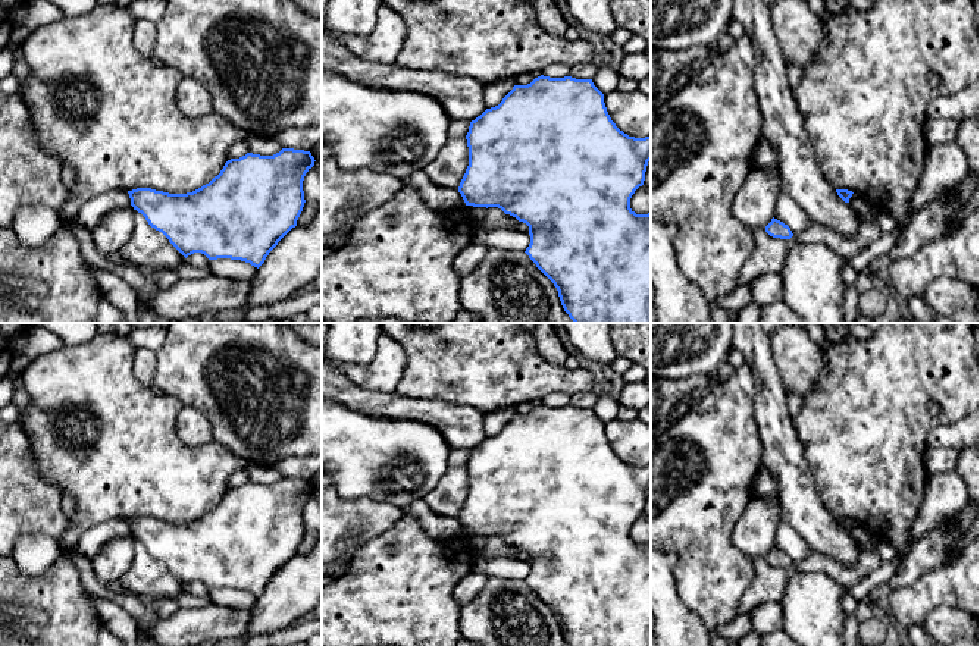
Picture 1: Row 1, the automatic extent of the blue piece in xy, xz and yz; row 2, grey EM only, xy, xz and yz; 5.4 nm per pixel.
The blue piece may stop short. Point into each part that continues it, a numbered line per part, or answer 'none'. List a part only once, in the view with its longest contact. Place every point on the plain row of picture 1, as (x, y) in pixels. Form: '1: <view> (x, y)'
none

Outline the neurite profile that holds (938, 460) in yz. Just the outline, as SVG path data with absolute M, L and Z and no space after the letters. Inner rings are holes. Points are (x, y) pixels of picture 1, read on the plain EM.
M927 448L924 464L929 476L951 473L958 467L959 449L954 448Z

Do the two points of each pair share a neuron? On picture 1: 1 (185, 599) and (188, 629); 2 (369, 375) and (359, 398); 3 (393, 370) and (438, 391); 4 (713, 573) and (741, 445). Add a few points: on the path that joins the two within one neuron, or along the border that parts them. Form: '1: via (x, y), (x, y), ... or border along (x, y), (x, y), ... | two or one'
1: border along (210, 602), (202, 607), (181, 608) | two
2: border along (337, 369), (354, 383), (368, 389), (394, 391) | two
3: border along (397, 341), (404, 351), (406, 367), (394, 389) | two
4: via (713, 541), (713, 508), (717, 477) | one

